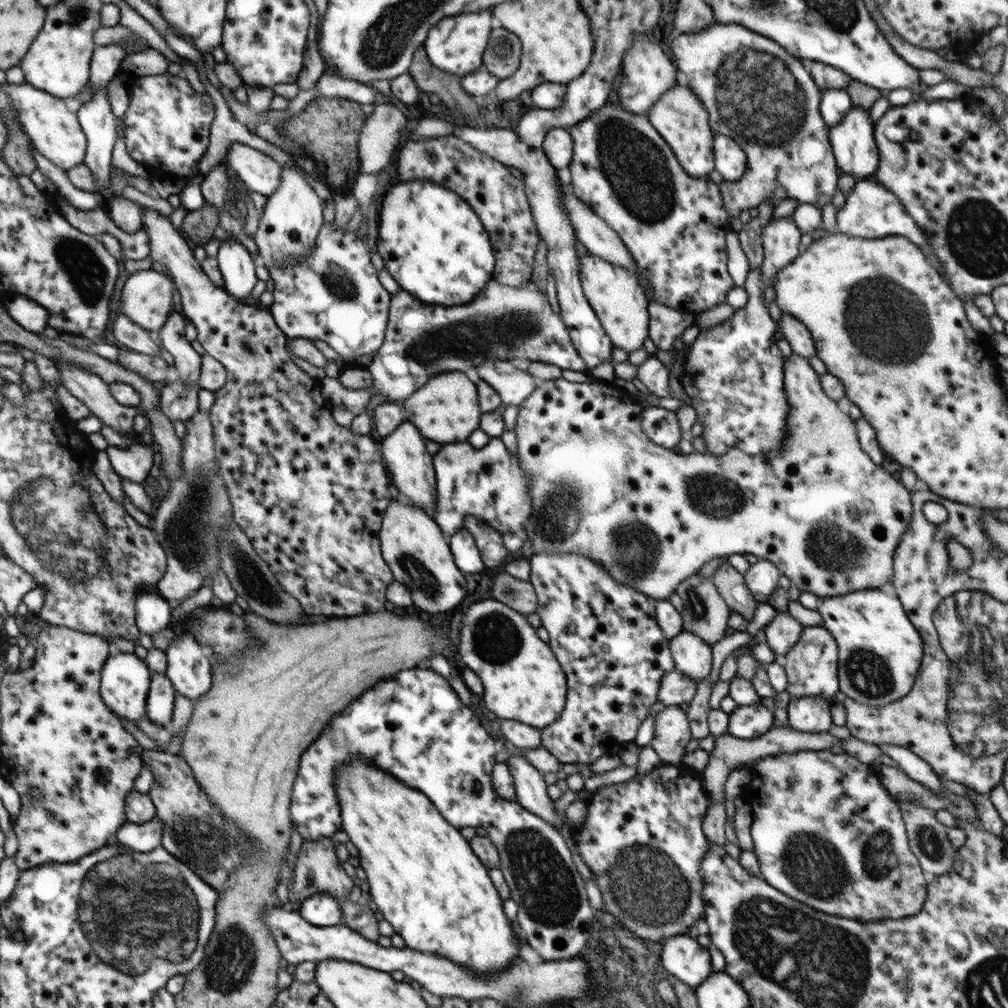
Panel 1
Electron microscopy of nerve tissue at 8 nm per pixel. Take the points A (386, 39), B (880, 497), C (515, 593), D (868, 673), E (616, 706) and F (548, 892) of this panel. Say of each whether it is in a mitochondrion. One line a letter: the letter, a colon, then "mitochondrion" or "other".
A: mitochondrion
B: other
C: mitochondrion
D: mitochondrion
E: other
F: mitochondrion

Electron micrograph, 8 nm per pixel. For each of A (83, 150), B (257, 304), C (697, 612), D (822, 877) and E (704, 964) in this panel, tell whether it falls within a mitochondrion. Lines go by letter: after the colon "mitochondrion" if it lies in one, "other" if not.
A: other
B: other
C: mitochondrion
D: mitochondrion
E: other

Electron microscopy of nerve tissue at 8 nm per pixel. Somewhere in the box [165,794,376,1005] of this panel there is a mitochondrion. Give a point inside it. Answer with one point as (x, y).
(230, 967)

